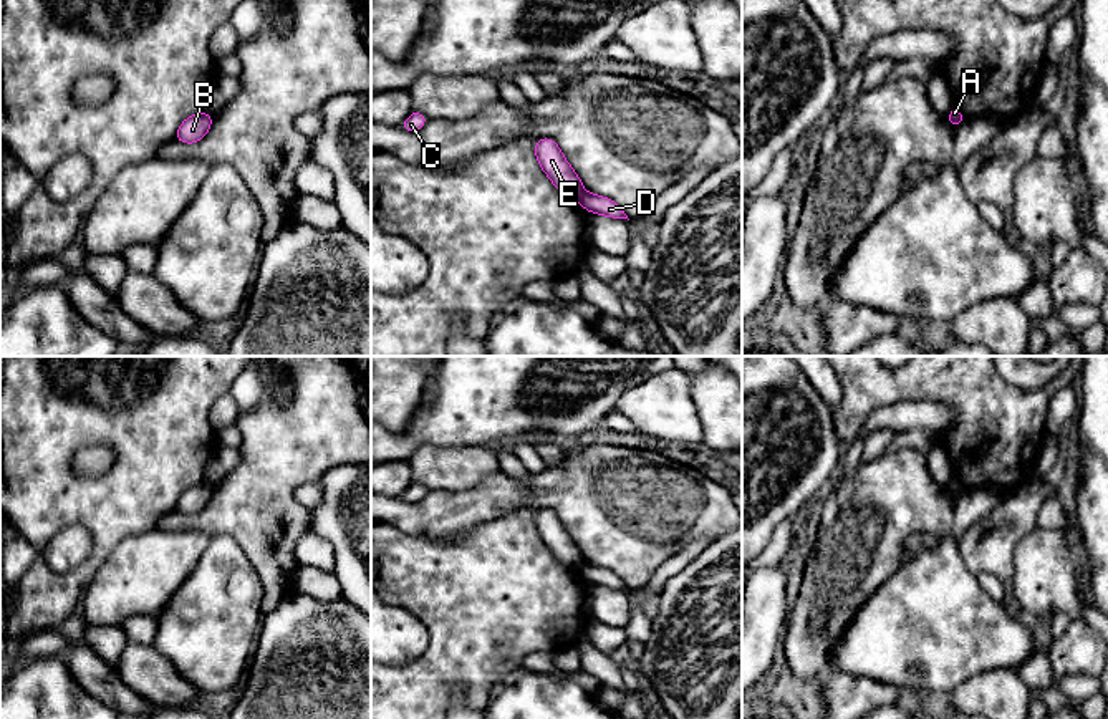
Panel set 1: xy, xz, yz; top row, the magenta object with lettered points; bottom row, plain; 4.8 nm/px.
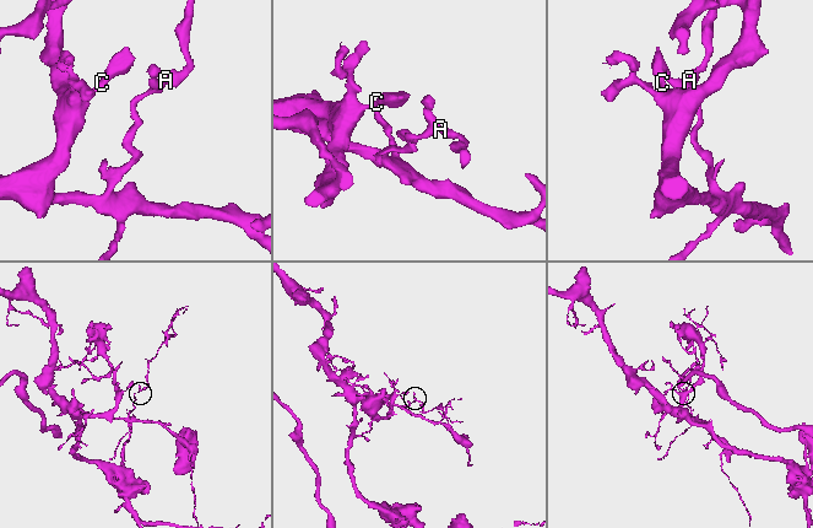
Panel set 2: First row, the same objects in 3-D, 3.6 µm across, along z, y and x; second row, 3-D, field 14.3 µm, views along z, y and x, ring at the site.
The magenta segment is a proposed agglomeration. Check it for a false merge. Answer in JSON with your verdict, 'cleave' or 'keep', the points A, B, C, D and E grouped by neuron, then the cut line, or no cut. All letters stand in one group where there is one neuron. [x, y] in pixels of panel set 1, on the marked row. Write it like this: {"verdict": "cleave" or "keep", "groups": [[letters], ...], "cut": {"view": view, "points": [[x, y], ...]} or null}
{"verdict": "cleave", "groups": [["A", "D"], ["B", "C", "E"]], "cut": {"view": "xz", "points": [[582, 189], [577, 197]]}}

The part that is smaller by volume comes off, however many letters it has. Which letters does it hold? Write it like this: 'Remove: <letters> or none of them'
Remove: A, D

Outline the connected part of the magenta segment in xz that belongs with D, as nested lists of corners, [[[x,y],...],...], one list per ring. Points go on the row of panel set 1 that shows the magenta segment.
[[[581,191],[578,195],[578,202],[585,210],[590,210],[593,214],[608,215],[613,219],[628,219],[624,210],[608,197],[595,195],[586,191]]]

